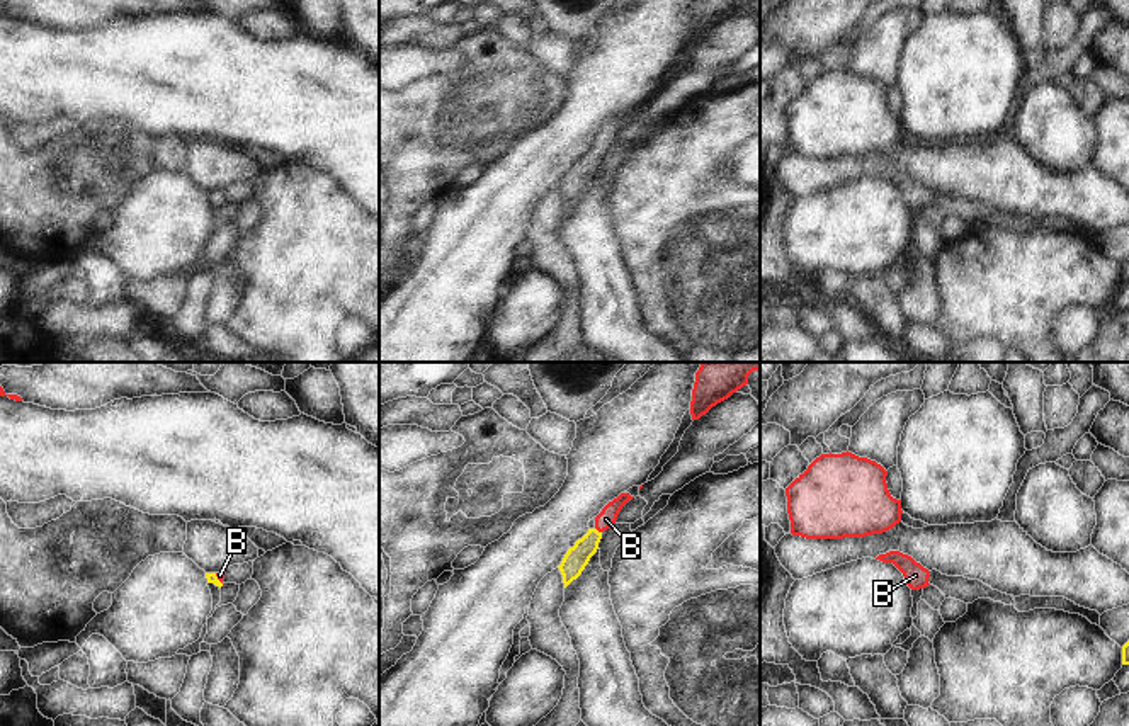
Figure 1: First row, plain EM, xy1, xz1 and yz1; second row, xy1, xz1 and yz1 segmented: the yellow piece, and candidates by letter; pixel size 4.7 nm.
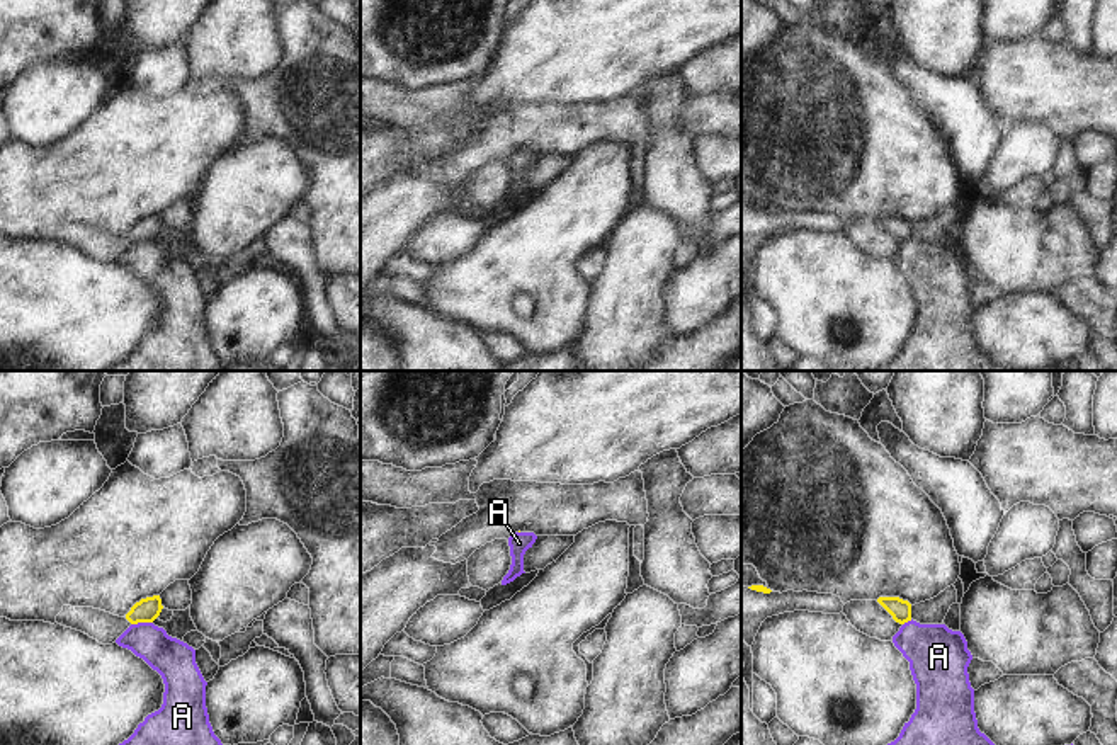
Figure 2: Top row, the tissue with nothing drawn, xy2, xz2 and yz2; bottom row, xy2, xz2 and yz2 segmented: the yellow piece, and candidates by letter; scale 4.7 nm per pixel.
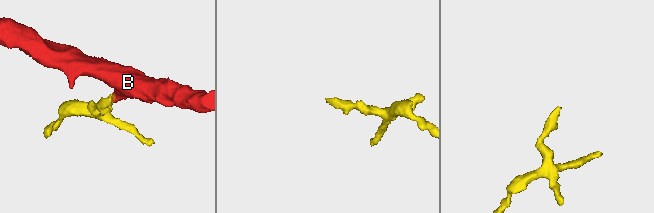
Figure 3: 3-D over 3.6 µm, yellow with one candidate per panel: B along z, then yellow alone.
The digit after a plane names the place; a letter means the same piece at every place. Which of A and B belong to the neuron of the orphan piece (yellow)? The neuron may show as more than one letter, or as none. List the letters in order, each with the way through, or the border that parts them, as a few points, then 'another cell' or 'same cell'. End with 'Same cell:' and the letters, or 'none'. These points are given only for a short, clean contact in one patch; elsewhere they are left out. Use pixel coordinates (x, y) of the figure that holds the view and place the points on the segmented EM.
A: border along xy2 (152, 621), (131, 625); another cell
B: runs through xz1 (577, 558), (597, 531), (606, 519); same cell
Same cell: B

